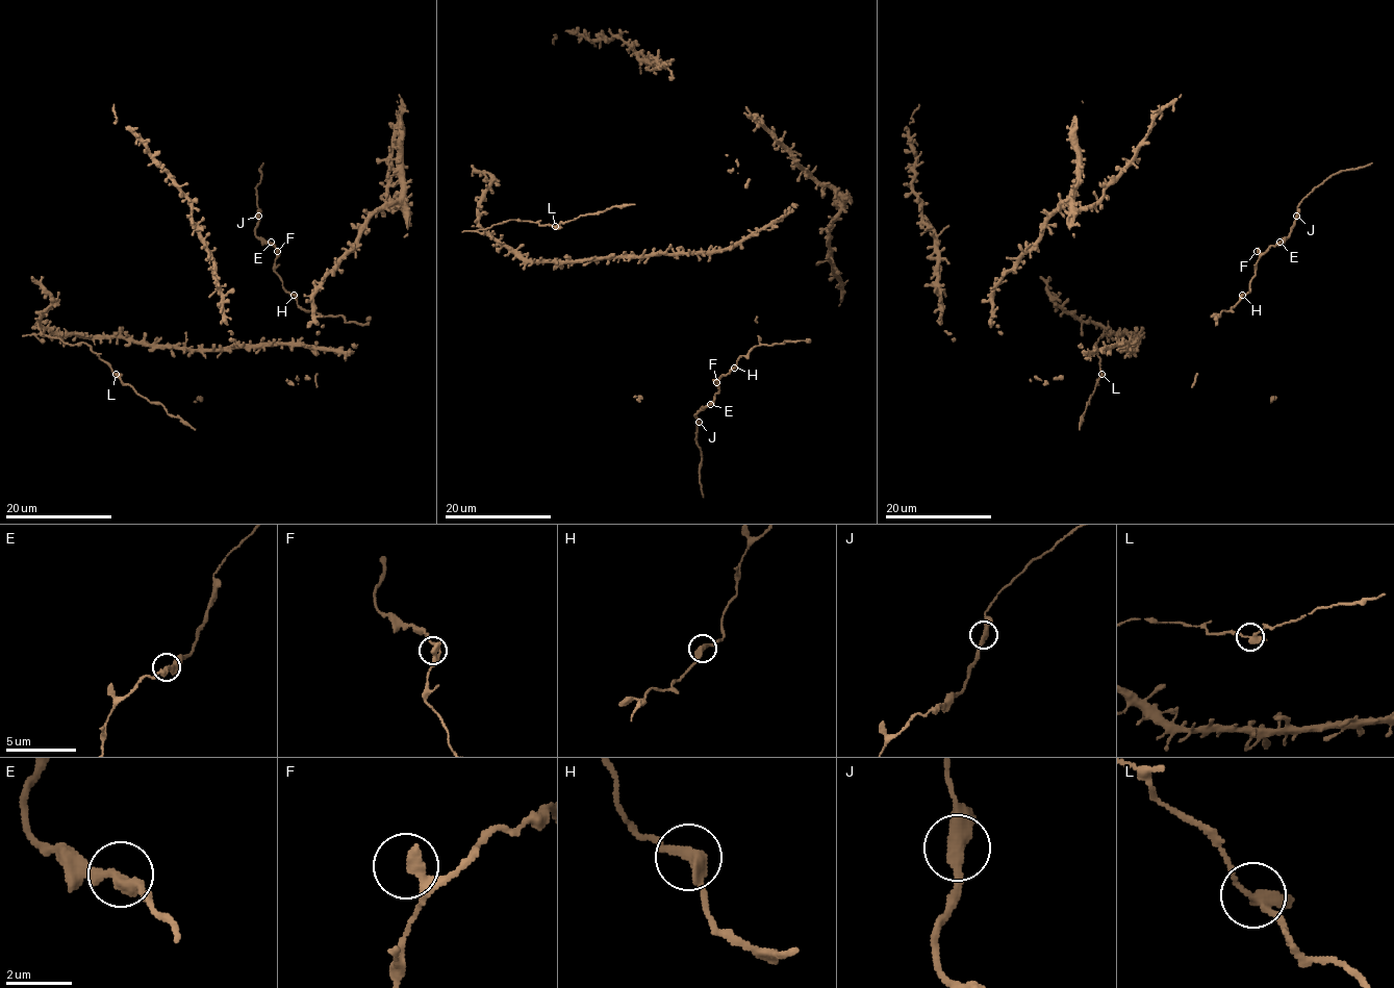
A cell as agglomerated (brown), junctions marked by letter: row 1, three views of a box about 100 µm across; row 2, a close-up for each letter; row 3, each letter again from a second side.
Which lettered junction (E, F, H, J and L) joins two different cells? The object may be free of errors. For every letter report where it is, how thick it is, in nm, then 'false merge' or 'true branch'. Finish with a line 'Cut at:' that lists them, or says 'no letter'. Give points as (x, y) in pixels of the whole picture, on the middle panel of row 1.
E: place (710, 404); calibre 360 nm; true branch
F: place (716, 382); calibre 320 nm; true branch
H: place (734, 368); calibre 320 nm; true branch
J: place (699, 422); calibre 400 nm; true branch
L: place (555, 226); calibre 360 nm; true branch
Cut at: no letter

